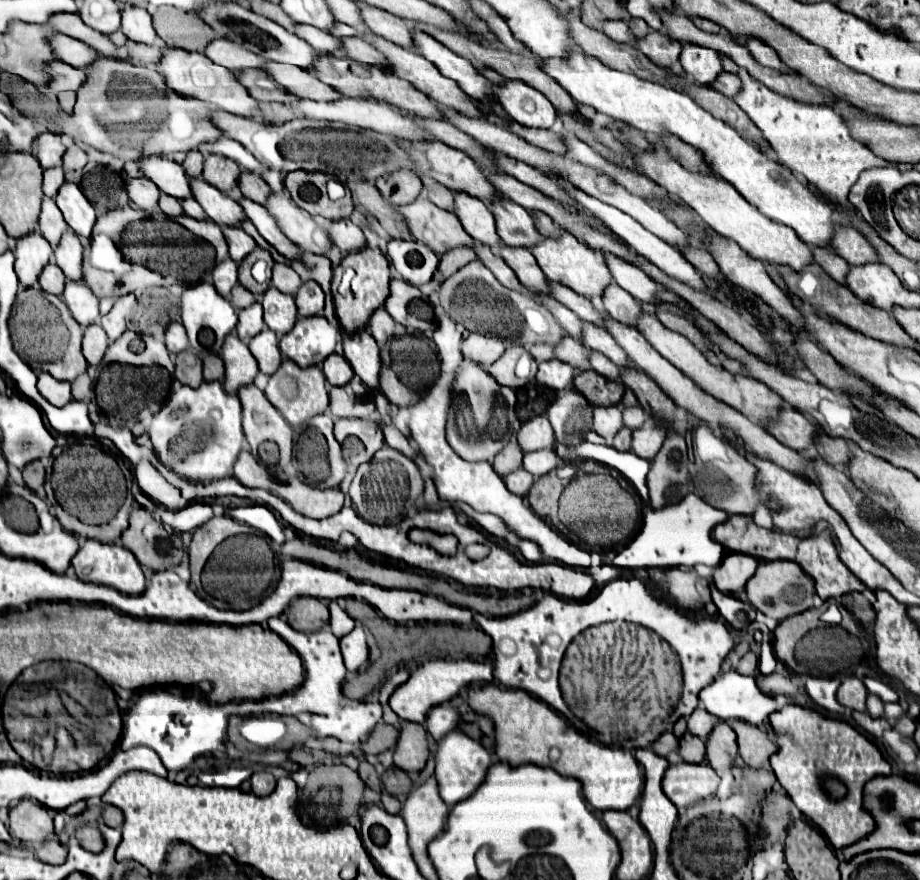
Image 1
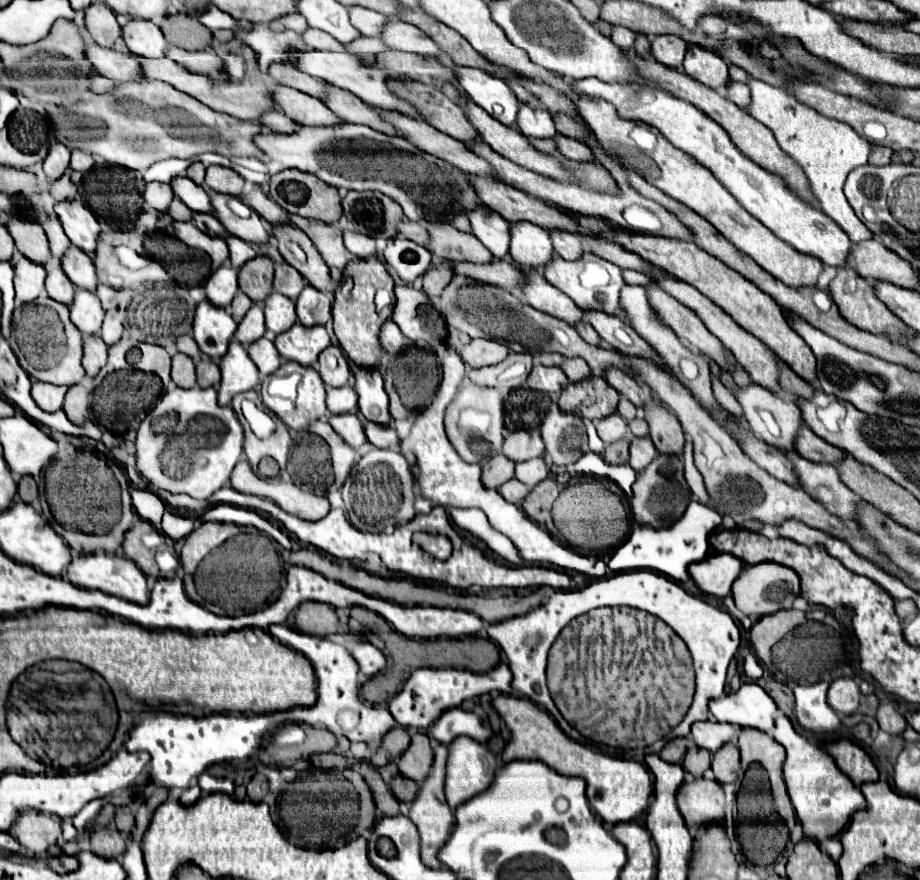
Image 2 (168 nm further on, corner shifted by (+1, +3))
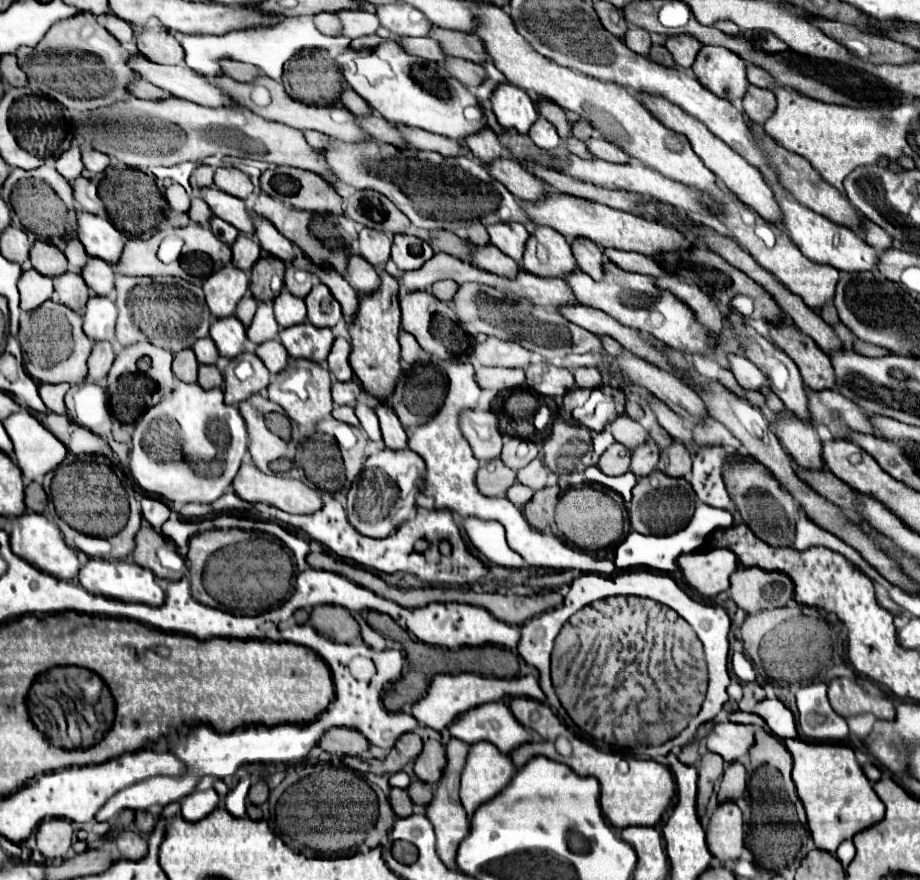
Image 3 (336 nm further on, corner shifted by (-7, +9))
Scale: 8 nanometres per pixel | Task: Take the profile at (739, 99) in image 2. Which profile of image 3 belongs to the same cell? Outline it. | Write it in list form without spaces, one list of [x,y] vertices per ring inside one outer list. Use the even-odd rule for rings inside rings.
[[[749,85],[743,97],[743,109],[751,123],[763,125],[775,111],[775,95],[769,89]]]

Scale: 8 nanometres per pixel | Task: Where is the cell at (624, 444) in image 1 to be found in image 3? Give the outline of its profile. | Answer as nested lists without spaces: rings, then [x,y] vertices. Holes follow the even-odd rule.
[[[613,443],[599,459],[599,469],[607,475],[623,475],[629,471],[631,451],[621,443]]]

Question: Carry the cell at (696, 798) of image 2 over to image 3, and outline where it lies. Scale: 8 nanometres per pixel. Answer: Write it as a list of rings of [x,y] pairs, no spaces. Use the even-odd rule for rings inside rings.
[[[735,801],[719,803],[707,823],[707,845],[719,861],[735,861],[745,847],[743,815]]]

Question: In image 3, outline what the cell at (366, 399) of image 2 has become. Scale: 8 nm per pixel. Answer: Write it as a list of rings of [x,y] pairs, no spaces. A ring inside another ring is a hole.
[[[377,401],[375,415],[379,417],[385,445],[389,449],[405,449],[407,447],[407,435],[403,431],[403,425],[399,423],[399,417],[395,415],[393,407],[385,401]]]

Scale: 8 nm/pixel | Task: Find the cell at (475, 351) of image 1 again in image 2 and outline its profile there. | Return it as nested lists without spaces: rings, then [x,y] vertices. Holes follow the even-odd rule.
[[[473,339],[469,345],[461,349],[461,359],[469,363],[473,369],[481,369],[487,365],[495,365],[509,355],[509,349],[497,341],[489,339]]]

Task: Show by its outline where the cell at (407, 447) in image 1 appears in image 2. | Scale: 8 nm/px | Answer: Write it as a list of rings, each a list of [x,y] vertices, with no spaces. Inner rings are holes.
[[[363,419],[363,431],[367,433],[367,441],[379,449],[391,449],[391,447],[397,447],[399,445],[399,439],[395,435],[395,431],[391,427],[381,427],[377,423],[371,423],[367,419]]]

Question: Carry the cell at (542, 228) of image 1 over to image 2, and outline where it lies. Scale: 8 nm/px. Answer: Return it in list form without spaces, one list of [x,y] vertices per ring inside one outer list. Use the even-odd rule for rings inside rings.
[[[551,231],[551,241],[553,241],[553,247],[555,247],[555,253],[567,261],[577,261],[583,253],[585,253],[585,247],[581,245],[579,237],[573,235],[573,233],[563,233],[563,231]]]

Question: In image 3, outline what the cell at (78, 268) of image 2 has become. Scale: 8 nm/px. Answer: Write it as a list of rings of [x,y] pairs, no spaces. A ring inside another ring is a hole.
[[[89,257],[85,267],[81,269],[81,277],[89,285],[89,289],[95,295],[107,297],[113,291],[113,281],[115,281],[115,271],[109,263],[103,263],[103,259]]]

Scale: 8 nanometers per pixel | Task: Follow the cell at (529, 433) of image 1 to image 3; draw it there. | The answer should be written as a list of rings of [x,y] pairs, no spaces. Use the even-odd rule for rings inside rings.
[[[503,435],[501,459],[503,459],[503,463],[507,463],[507,467],[517,471],[517,469],[525,467],[529,461],[533,461],[535,457],[539,457],[539,445],[537,443],[533,443],[529,439],[521,439],[521,437]]]

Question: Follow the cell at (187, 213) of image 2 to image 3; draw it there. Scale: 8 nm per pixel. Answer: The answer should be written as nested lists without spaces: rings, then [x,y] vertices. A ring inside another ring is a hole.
[[[193,197],[193,199],[191,199],[189,217],[191,217],[195,223],[199,223],[201,227],[209,227],[211,215],[213,215],[213,213],[211,213],[209,205],[207,205],[203,199],[199,199],[199,197]]]

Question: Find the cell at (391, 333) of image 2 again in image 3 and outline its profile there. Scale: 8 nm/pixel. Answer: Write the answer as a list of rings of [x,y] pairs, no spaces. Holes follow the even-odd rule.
[[[401,331],[399,333],[399,343],[401,343],[401,359],[413,367],[415,363],[421,363],[425,359],[425,351],[419,347],[417,339],[411,337],[411,333],[407,331]]]

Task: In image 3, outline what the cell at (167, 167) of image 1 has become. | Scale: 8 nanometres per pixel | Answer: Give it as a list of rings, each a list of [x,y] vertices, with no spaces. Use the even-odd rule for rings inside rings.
[[[215,187],[201,189],[201,197],[217,217],[231,223],[233,227],[237,227],[243,233],[253,233],[251,215],[249,215],[249,211],[241,199],[227,195]]]

